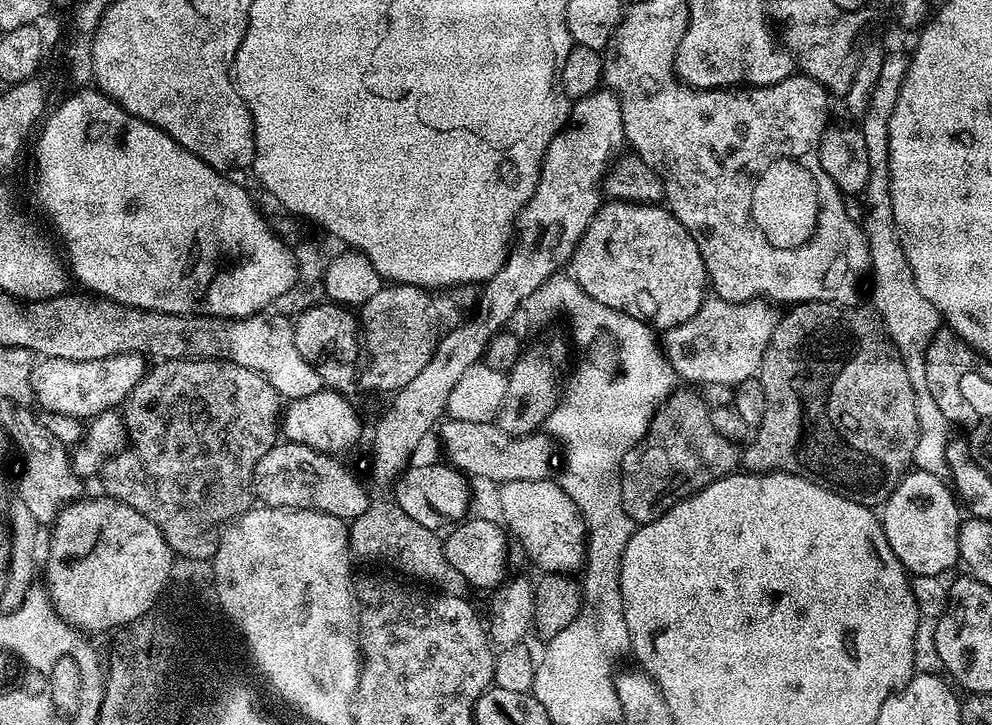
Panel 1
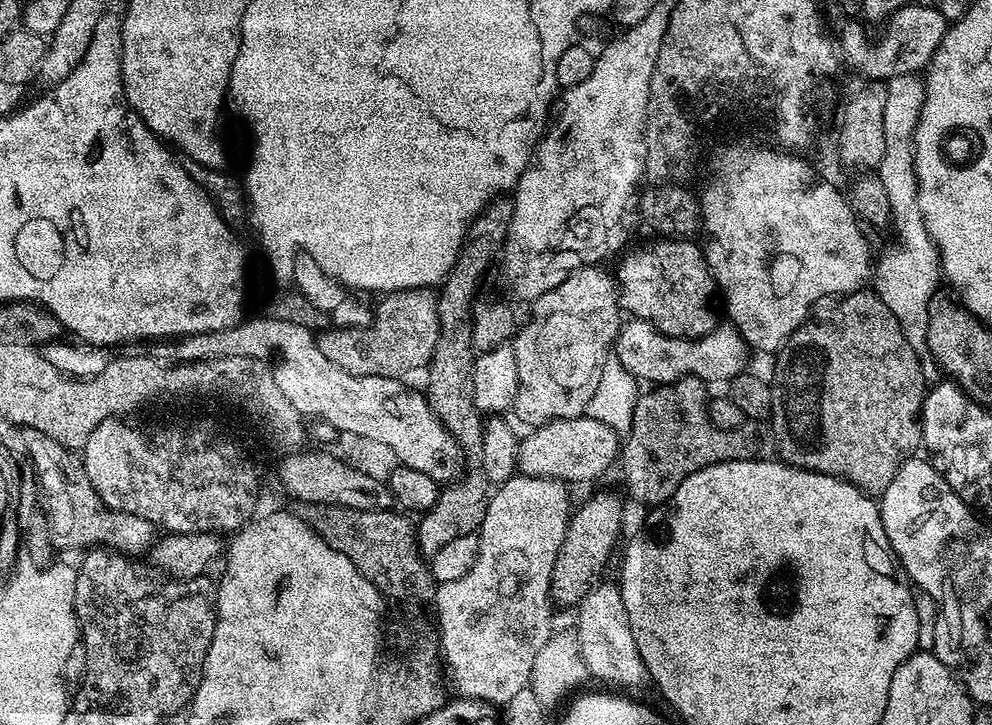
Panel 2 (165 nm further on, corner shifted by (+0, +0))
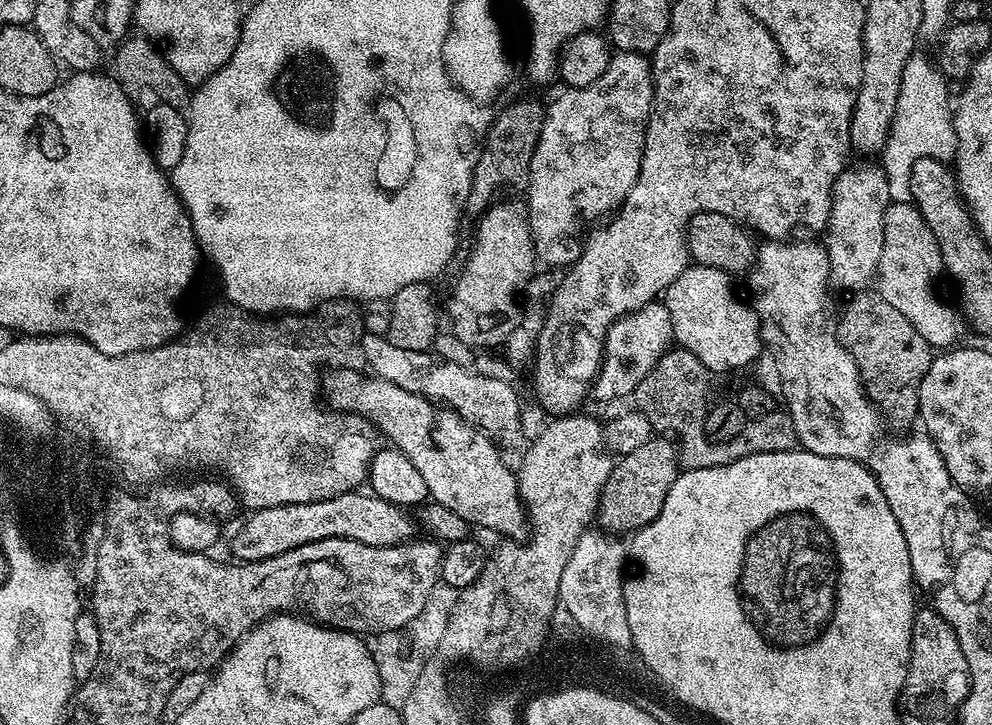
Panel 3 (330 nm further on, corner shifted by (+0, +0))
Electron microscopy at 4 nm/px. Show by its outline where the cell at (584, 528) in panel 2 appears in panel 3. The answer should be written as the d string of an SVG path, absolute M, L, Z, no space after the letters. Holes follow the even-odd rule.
M663 434L630 450L630 454L620 456L612 465L606 486L600 491L599 527L613 534L632 534L654 522L662 510L662 502L666 502L666 494L670 494L670 486L674 486L681 471L677 445Z

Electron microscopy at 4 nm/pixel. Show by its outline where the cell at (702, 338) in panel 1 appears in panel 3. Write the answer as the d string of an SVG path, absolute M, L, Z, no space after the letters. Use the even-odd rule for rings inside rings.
M653 302L634 310L628 316L619 316L608 331L604 343L604 363L596 382L592 385L591 395L600 400L620 400L623 396L631 397L636 391L638 382L654 370L658 358L673 347L672 323L670 314L662 302Z

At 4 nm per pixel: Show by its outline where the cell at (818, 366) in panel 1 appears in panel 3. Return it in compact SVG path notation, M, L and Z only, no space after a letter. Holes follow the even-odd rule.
M856 294L838 316L840 344L851 354L864 382L864 391L880 409L883 419L896 428L904 428L917 419L920 410L920 387L934 355L931 344L918 334L916 327L890 306L879 294Z

